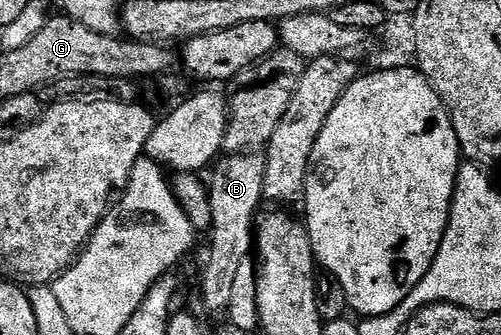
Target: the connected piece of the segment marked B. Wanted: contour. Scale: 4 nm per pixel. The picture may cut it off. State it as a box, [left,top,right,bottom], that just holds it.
[202,151,265,313]

